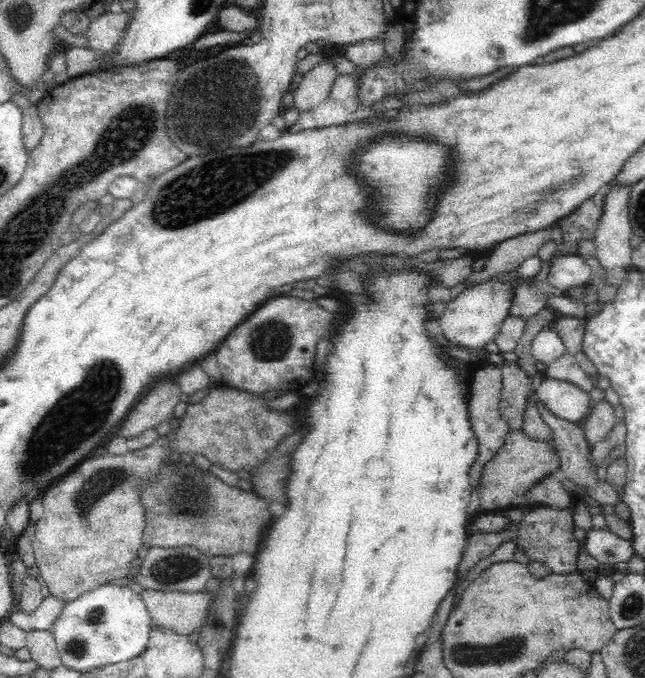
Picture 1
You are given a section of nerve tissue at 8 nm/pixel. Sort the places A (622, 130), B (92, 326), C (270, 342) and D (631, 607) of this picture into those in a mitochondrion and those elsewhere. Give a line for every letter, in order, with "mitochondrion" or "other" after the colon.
A: other
B: other
C: mitochondrion
D: mitochondrion

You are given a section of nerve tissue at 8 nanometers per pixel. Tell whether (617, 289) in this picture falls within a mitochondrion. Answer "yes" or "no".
no

